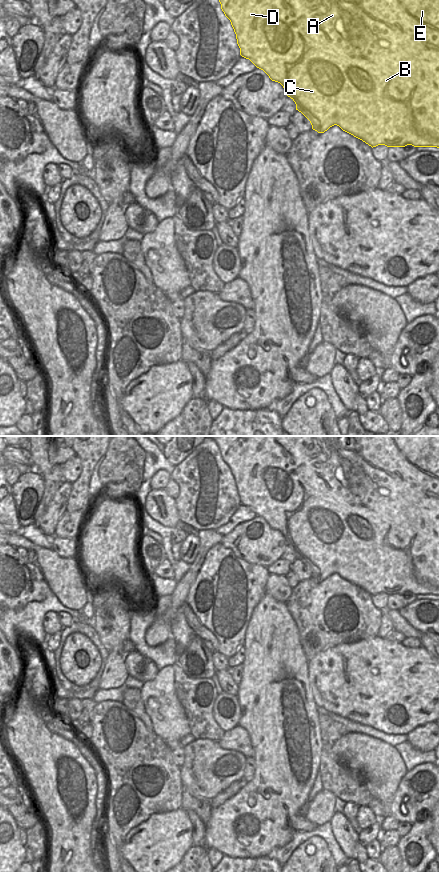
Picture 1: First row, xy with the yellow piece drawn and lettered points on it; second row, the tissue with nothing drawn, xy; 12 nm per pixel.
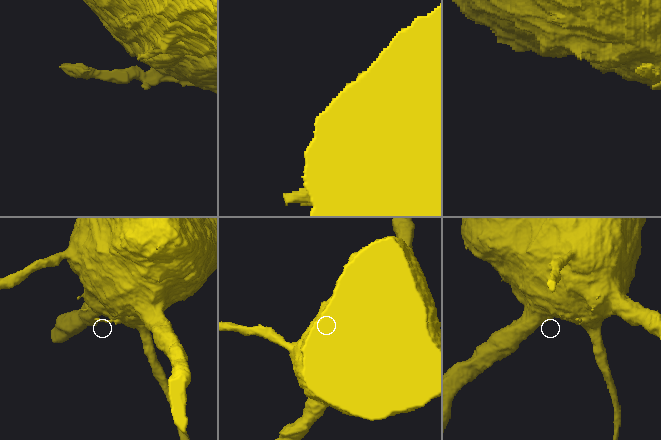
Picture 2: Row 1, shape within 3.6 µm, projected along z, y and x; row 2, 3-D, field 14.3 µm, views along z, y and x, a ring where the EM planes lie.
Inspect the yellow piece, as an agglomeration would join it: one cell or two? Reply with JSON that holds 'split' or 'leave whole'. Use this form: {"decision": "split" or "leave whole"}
{"decision": "leave whole"}

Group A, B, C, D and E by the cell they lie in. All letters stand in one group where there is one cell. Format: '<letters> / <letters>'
A B C D E

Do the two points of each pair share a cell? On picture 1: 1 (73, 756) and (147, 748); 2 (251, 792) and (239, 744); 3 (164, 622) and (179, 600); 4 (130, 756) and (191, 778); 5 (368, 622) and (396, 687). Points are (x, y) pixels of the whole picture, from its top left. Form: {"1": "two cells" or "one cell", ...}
{"1": "two cells", "2": "two cells", "3": "one cell", "4": "two cells", "5": "two cells"}

